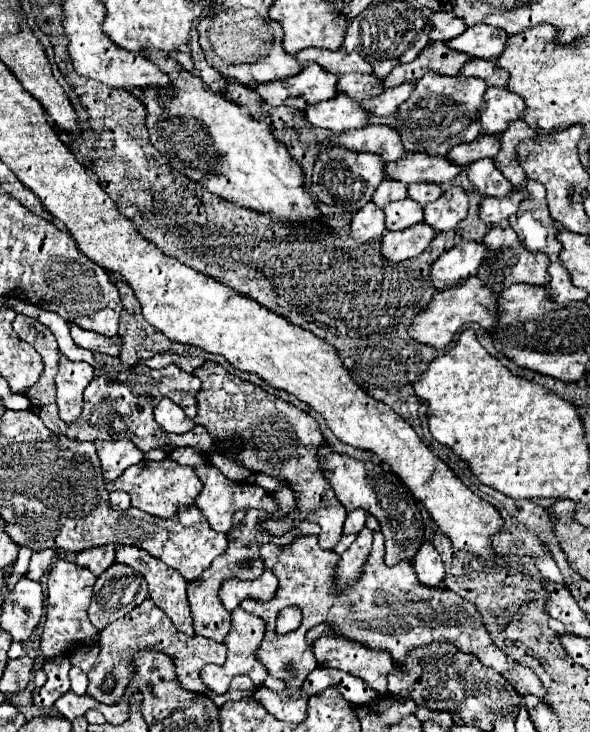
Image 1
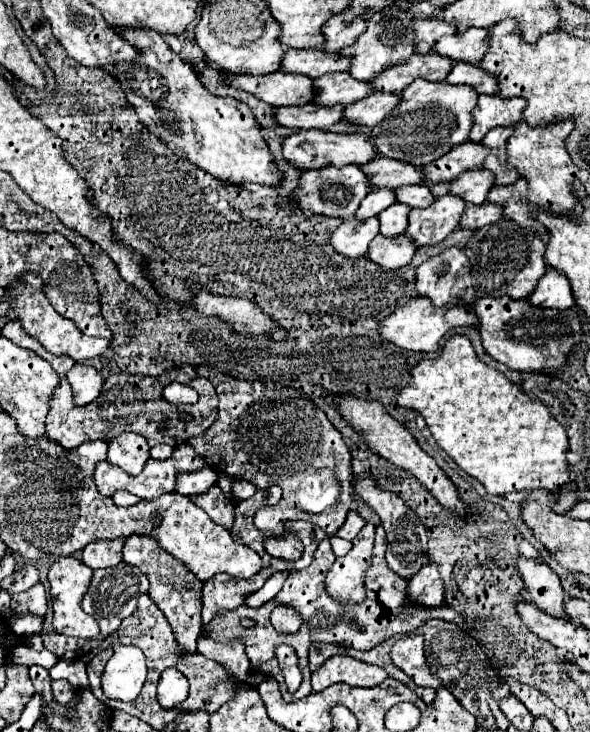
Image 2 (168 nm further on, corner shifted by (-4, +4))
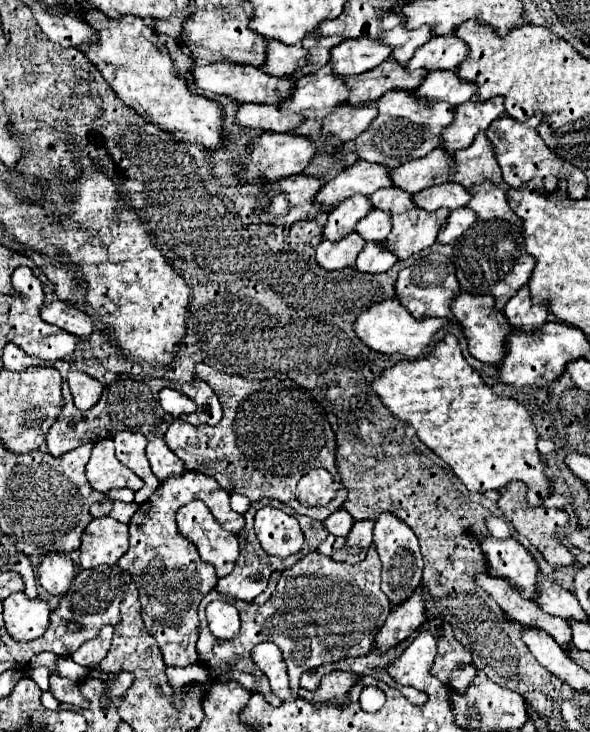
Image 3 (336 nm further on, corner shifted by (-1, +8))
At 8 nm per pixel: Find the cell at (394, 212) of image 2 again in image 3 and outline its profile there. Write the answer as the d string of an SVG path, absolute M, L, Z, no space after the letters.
M371 210L363 220L355 224L355 232L365 242L383 242L391 232L391 214Z

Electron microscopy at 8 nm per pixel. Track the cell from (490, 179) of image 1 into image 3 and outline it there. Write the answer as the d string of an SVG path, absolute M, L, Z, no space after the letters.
M443 182L437 186L429 186L427 190L415 194L411 200L417 208L423 208L423 210L439 210L443 206L449 210L457 210L467 206L469 192L461 184Z

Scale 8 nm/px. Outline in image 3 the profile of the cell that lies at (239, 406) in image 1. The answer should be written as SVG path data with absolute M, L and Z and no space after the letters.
M197 364L195 370L197 370L197 378L203 380L203 382L207 382L207 384L213 388L213 392L217 394L217 398L219 398L219 402L221 402L221 406L223 406L223 418L221 418L221 422L216 426L193 426L181 420L181 418L175 418L175 420L169 424L163 440L165 440L165 444L181 458L181 462L183 462L183 466L185 466L187 472L207 474L207 476L215 478L215 480L219 482L219 486L221 486L223 490L227 490L229 494L245 494L251 502L263 500L265 496L271 498L271 500L279 500L279 502L283 502L283 504L289 504L297 514L307 514L307 516L311 516L311 518L315 518L315 520L325 520L327 516L331 516L333 512L337 512L337 510L343 506L343 500L345 500L347 492L345 492L345 488L343 488L343 484L341 484L341 476L339 476L339 472L337 472L337 468L335 468L335 436L333 436L333 430L331 430L329 422L327 422L327 416L325 416L323 406L311 396L311 392L303 390L301 386L297 386L297 384L295 384L293 380L289 380L289 378L285 378L285 380L279 380L279 378L271 378L271 380L247 380L247 378L239 378L239 376L231 376L231 374L219 372L219 370L215 370L215 368L207 366L207 364Z

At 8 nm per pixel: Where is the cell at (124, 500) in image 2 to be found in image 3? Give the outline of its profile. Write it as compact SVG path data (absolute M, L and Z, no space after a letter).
M123 488L123 490L107 490L105 496L109 500L121 500L121 502L133 502L133 490Z

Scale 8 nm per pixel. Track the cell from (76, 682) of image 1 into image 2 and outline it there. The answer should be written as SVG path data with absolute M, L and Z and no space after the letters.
M76 658L76 660L58 660L52 668L50 668L50 678L52 680L68 680L70 684L74 684L76 690L88 688L88 674L86 674L86 662Z

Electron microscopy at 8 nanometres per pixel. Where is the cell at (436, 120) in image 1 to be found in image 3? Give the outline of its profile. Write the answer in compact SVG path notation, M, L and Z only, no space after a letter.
M387 92L377 100L377 118L363 134L357 136L355 152L359 160L383 164L387 168L395 168L407 160L421 158L441 146L441 132L447 128L447 124L451 124L453 112L455 108L451 104L421 102L415 100L413 92Z

